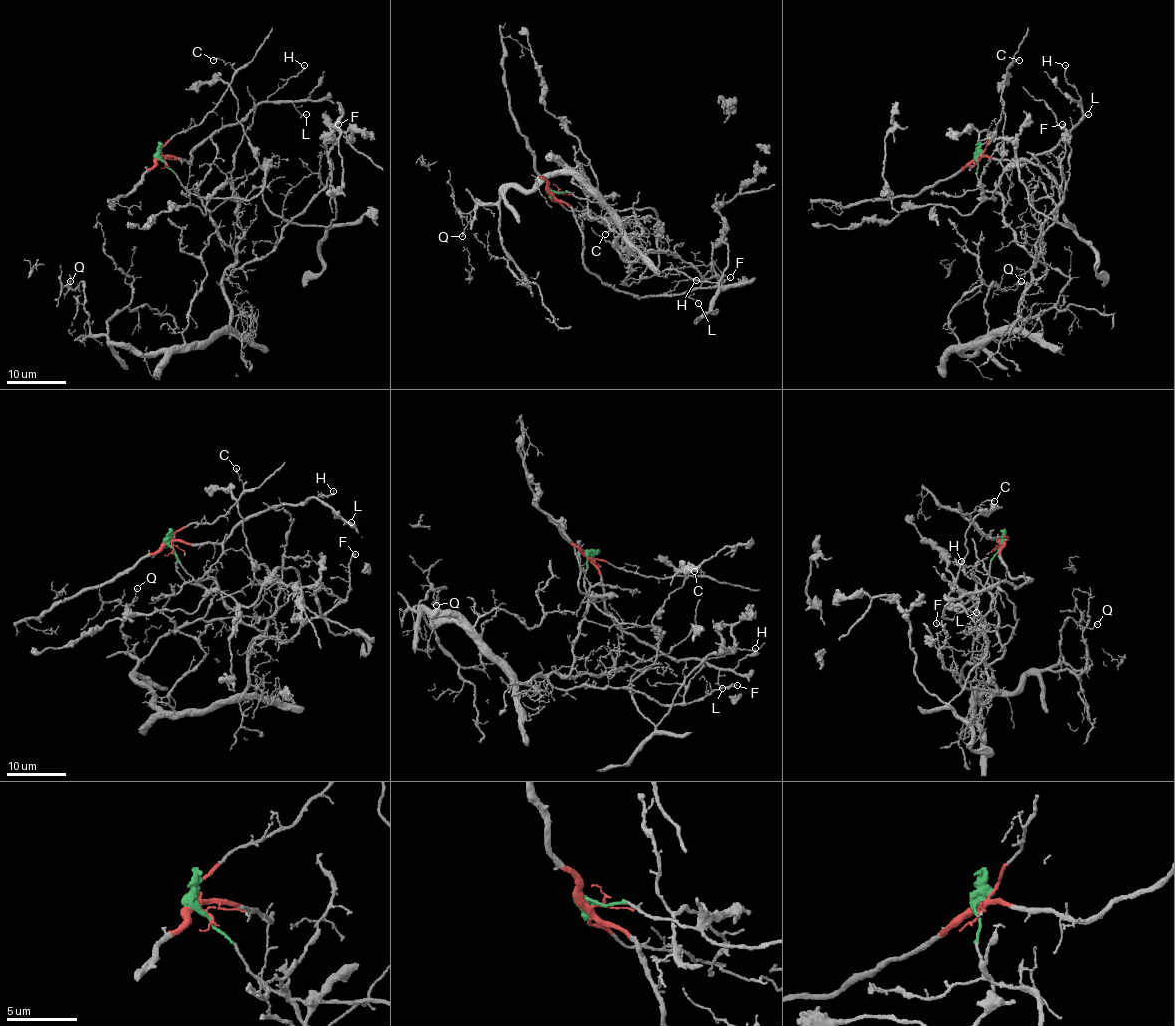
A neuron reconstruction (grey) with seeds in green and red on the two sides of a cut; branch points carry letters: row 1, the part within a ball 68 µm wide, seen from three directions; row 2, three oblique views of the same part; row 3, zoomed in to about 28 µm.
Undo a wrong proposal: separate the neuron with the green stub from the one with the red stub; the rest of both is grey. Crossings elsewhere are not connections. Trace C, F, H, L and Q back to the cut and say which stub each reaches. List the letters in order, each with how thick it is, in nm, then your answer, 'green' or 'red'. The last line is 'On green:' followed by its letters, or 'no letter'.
C: 130 nm | red
F: 110 nm | green
H: 140 nm | red
L: 120 nm | red
Q: 150 nm | green
On green: F, Q

